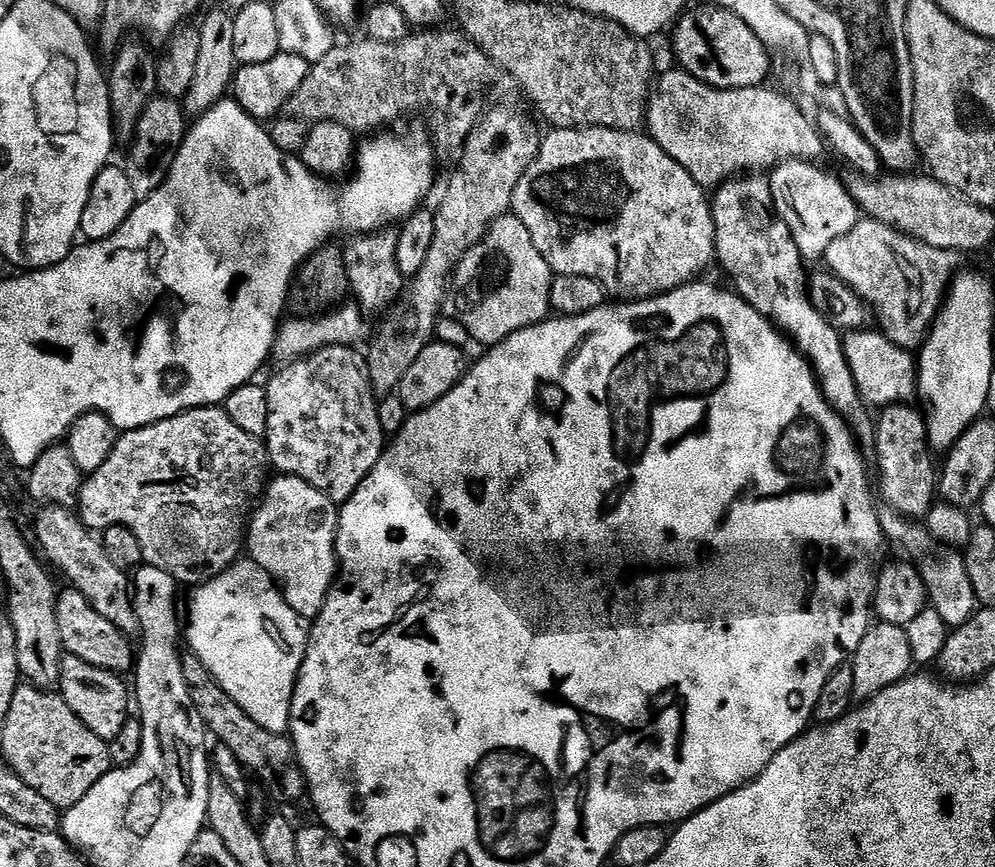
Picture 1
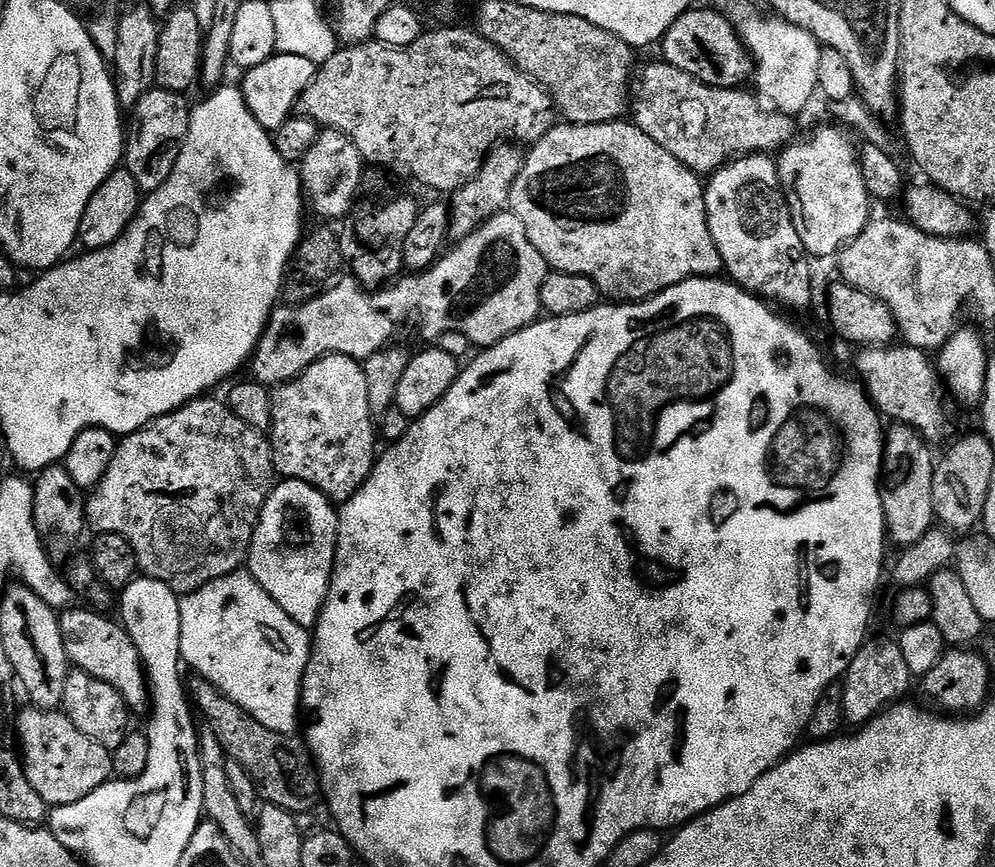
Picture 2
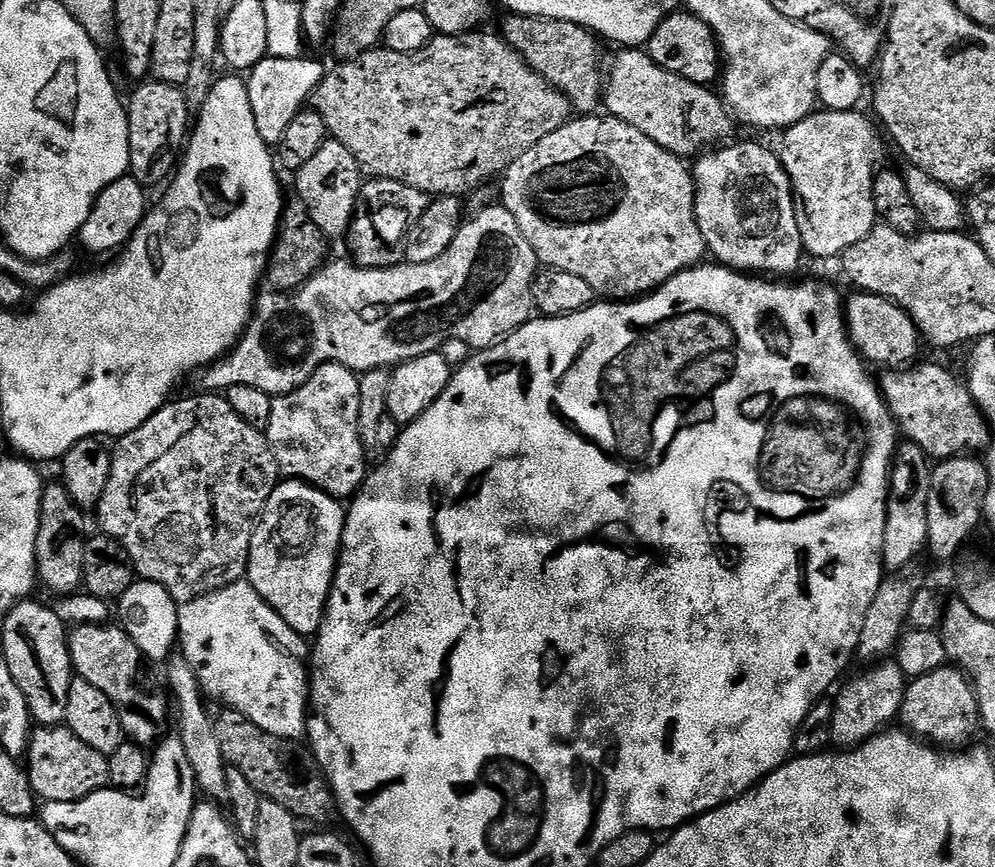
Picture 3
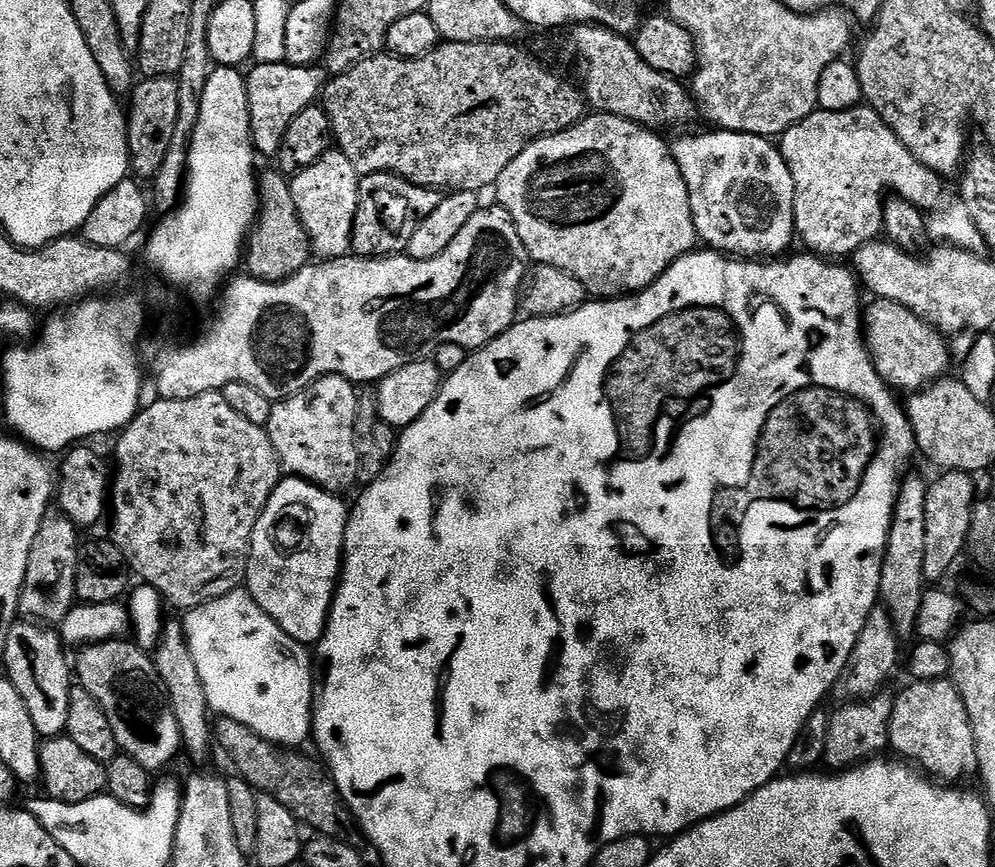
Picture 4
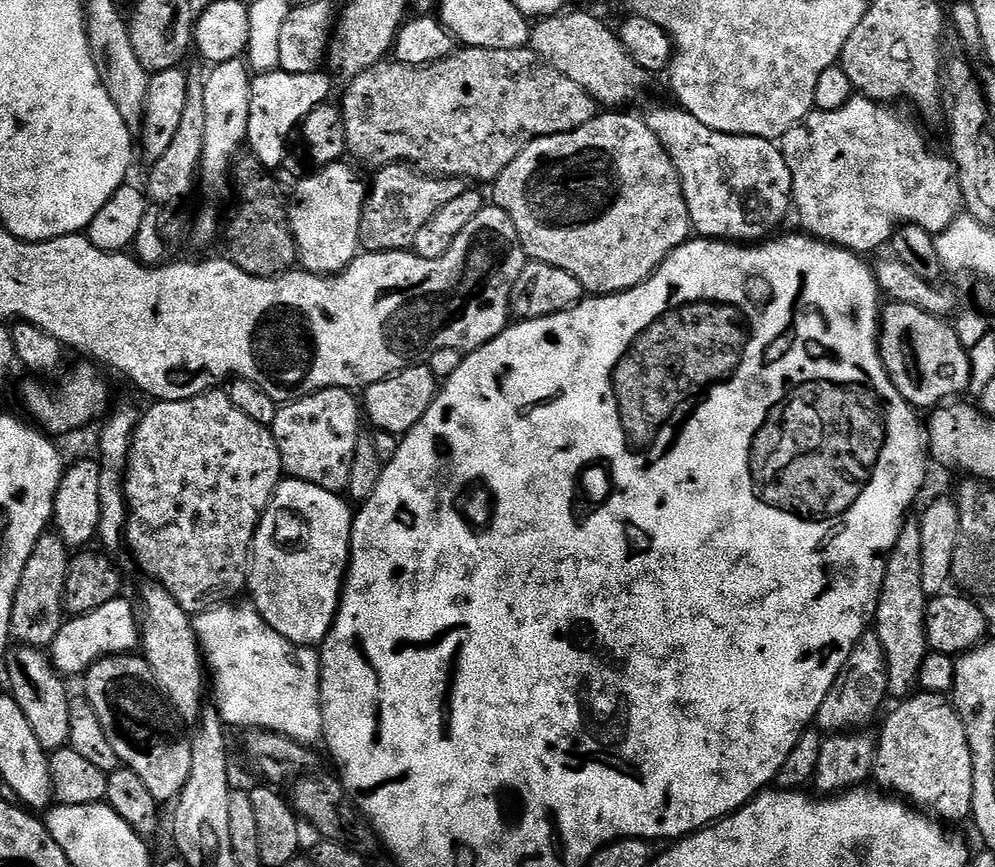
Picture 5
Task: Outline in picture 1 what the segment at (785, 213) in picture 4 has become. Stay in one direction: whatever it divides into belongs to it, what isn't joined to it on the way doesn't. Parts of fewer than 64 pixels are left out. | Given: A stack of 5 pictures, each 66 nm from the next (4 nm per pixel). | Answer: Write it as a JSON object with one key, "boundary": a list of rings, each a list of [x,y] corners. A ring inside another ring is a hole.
{"boundary":[[[745,174],[735,177],[727,184],[715,189],[710,200],[712,217],[714,218],[714,230],[716,231],[716,260],[724,267],[724,272],[732,276],[734,291],[741,296],[758,314],[762,314],[774,327],[783,332],[804,359],[812,366],[812,373],[820,383],[824,397],[828,405],[844,419],[844,423],[852,429],[856,443],[861,449],[872,450],[876,446],[876,422],[869,405],[864,403],[862,394],[854,382],[854,374],[850,374],[850,362],[846,362],[844,353],[844,336],[837,328],[830,326],[822,314],[812,304],[810,295],[810,272],[806,267],[804,255],[798,250],[798,242],[794,242],[794,234],[790,232],[790,226],[782,222],[782,218],[776,212],[776,203],[772,193],[772,181],[764,174]]]}

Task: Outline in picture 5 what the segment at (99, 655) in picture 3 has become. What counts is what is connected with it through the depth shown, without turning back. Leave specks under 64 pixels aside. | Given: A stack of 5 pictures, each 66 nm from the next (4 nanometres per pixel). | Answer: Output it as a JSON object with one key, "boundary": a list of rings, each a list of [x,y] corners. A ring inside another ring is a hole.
{"boundary":[[[143,655],[102,658],[88,668],[82,683],[83,695],[94,706],[94,714],[98,714],[98,722],[102,722],[102,730],[106,730],[106,738],[110,738],[121,765],[142,778],[157,802],[175,801],[186,786],[186,778],[190,778],[192,741],[187,735],[184,737],[185,725],[156,685]]]}

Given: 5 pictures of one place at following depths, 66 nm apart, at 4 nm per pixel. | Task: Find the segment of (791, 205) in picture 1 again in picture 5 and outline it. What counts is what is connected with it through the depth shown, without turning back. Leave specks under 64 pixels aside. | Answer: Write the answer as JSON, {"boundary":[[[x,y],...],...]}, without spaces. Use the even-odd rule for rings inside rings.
{"boundary":[[[859,94],[853,95],[846,106],[842,106],[838,110],[830,110],[822,112],[814,110],[805,118],[803,124],[794,125],[788,133],[779,141],[778,147],[786,158],[786,166],[790,166],[790,178],[792,179],[792,203],[794,212],[800,215],[800,224],[805,233],[809,236],[815,236],[816,239],[824,241],[826,244],[836,244],[840,248],[846,248],[850,252],[857,254],[869,254],[875,248],[880,248],[889,243],[892,239],[893,232],[900,227],[901,224],[917,224],[922,226],[922,230],[930,233],[941,232],[946,230],[946,226],[950,226],[962,214],[964,207],[964,199],[962,198],[962,190],[958,186],[958,174],[956,173],[956,165],[953,164],[951,155],[945,154],[943,151],[935,152],[928,145],[928,140],[924,137],[924,132],[912,120],[907,120],[900,112],[895,112],[895,107],[889,106],[884,102],[877,102],[868,99],[866,96]]]}

